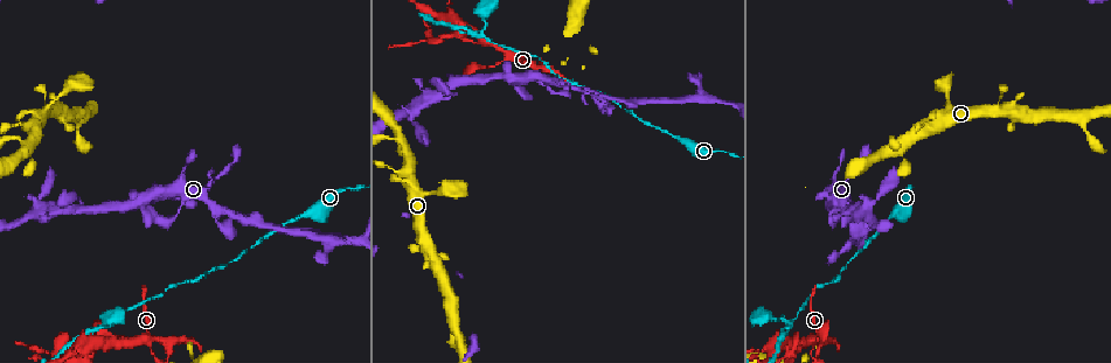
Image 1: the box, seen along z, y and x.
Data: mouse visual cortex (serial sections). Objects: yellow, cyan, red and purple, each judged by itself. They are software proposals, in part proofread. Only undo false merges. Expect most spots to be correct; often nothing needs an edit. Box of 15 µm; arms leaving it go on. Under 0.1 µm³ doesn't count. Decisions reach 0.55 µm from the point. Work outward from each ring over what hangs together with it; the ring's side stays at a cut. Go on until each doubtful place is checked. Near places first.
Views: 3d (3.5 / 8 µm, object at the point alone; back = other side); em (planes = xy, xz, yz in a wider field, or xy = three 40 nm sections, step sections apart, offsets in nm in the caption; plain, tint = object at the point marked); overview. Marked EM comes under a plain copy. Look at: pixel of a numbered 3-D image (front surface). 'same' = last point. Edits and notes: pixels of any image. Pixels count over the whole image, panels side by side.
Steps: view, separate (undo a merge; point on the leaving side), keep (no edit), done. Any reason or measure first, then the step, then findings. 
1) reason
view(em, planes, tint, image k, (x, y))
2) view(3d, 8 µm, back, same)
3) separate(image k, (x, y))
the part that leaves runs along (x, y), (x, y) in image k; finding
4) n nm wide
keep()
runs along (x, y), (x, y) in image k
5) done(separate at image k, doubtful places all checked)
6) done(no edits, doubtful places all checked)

abrupt turn
view(3d, 8 µm, image 1, (822, 344))

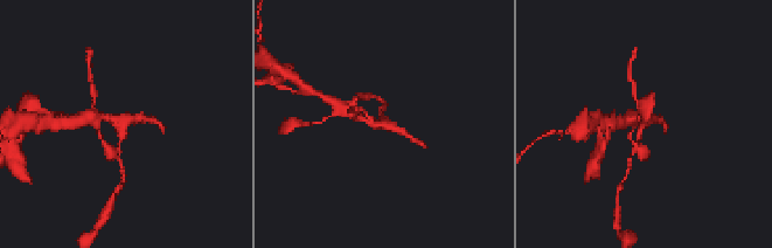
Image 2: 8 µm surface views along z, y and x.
view(3d, 3.5 µm, image 2, (642, 124))

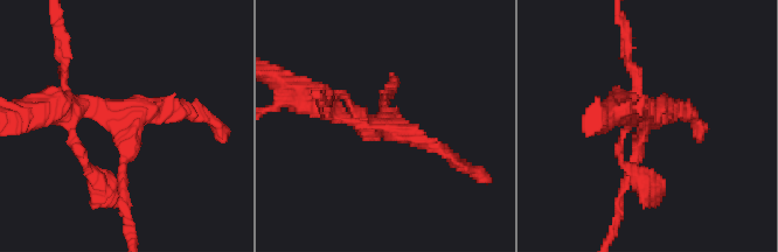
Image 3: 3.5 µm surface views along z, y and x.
shape alone is not enough
view(em, planes, tint, image 3, (648, 119))

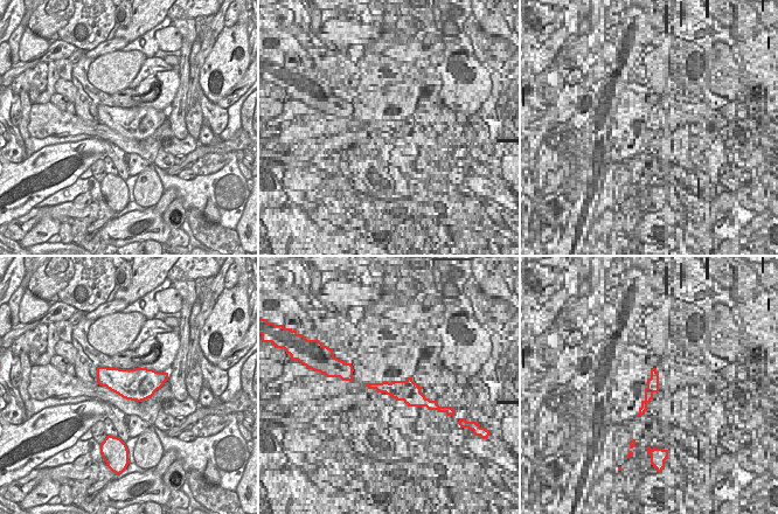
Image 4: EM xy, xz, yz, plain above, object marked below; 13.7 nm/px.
keep()
runs along (67, 88), (127, 124), (117, 177) in image 3; one cell here

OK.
side arm on a straight run
view(3d, 3.5 µm, back, image 1, (790, 324))

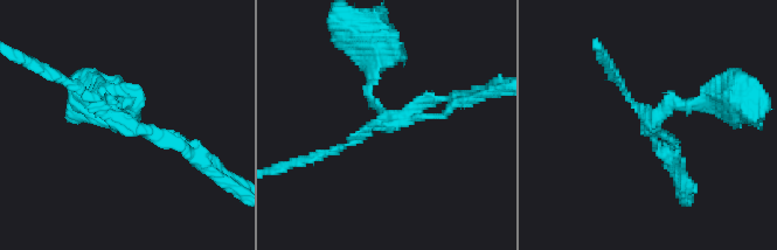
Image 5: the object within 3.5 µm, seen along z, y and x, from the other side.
3 arms; arms of 100, 150, 200 nm; need the tissue
view(em, xy, step 1, tint, image 5, (120, 122))

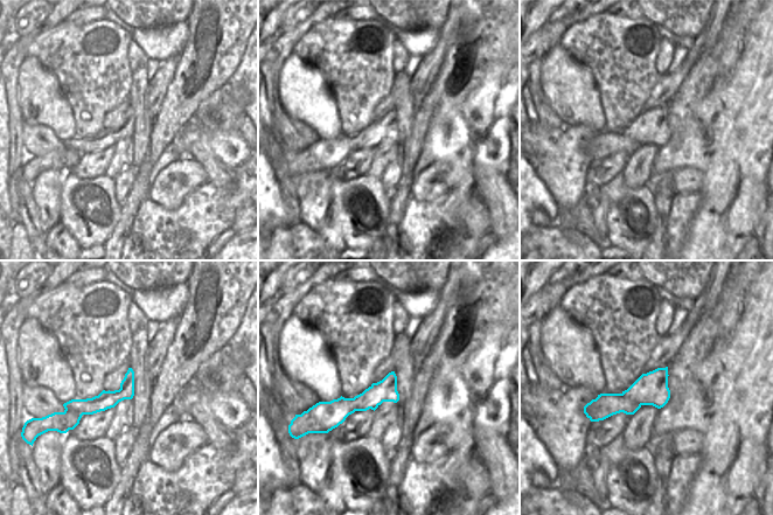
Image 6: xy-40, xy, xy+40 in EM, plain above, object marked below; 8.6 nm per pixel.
separate(image 5, (369, 87))
the part that leaves runs along (362, 132), (383, 120), (369, 94), (376, 46) in image 5; a second cell is stuck on

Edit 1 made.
view(overview)

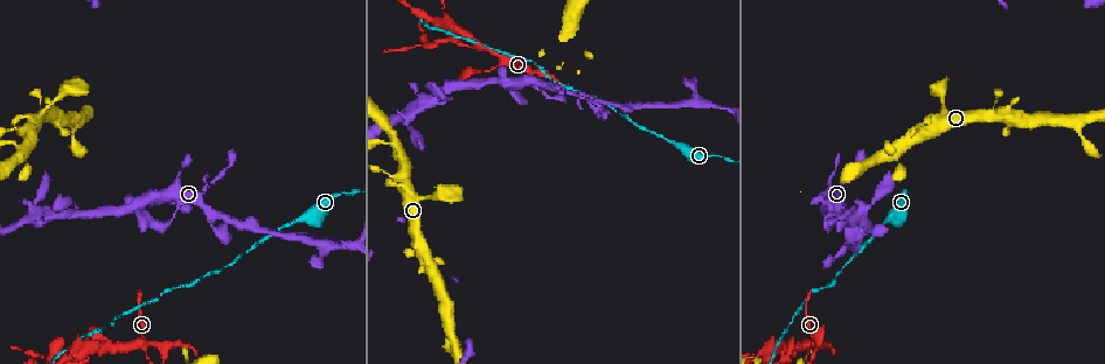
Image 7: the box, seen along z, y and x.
three arms meet
view(em, xy, step 2, tint, image 7, (480, 46))

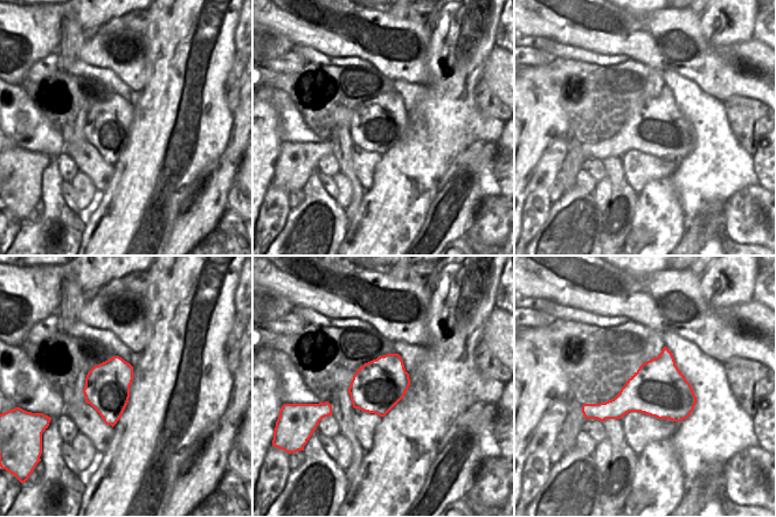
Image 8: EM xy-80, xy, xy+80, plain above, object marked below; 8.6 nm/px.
view(3d, 3.5 µm, back, same)

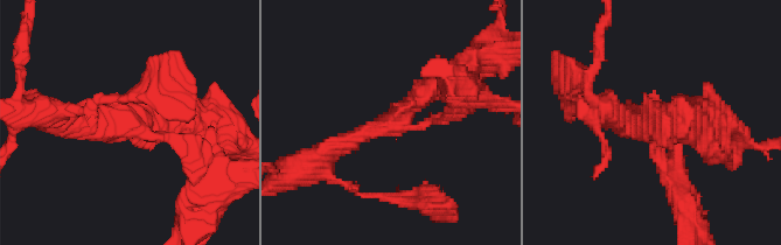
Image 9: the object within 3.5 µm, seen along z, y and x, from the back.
arms of 150, 300, 350 nm
keep()
runs along (325, 155), (458, 75) in image 9; continuous, no second cell

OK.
done(separate at image 5, doubtful places all checked)

